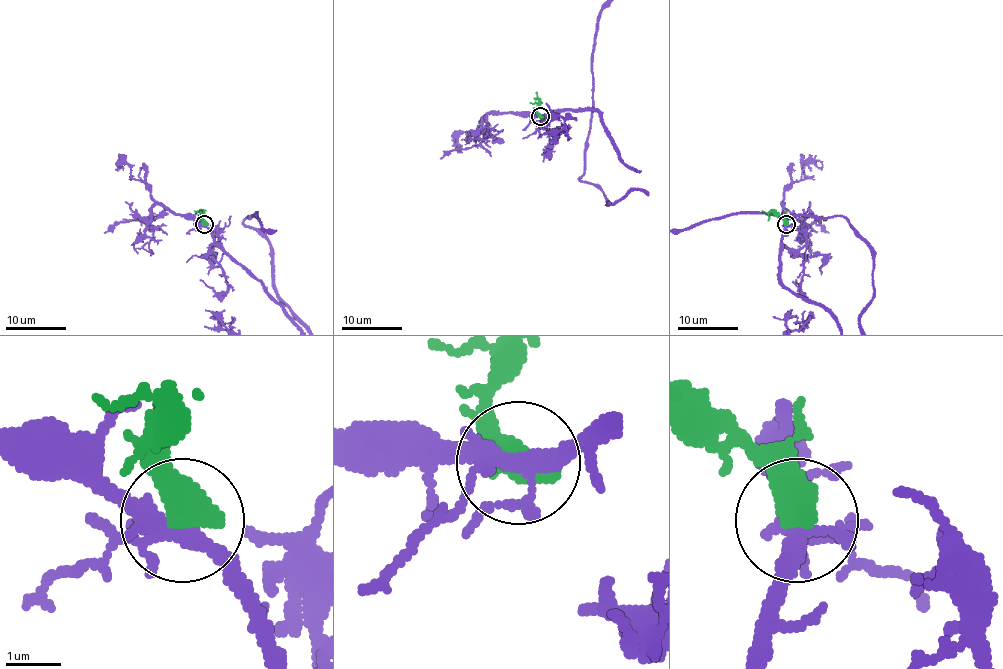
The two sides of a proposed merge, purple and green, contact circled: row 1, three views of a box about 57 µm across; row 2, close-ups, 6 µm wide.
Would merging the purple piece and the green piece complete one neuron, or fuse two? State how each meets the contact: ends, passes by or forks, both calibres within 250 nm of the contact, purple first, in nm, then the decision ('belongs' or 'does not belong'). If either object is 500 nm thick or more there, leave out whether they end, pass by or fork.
280 nm thick on the purple side, 600 nm on the other; does not belong

